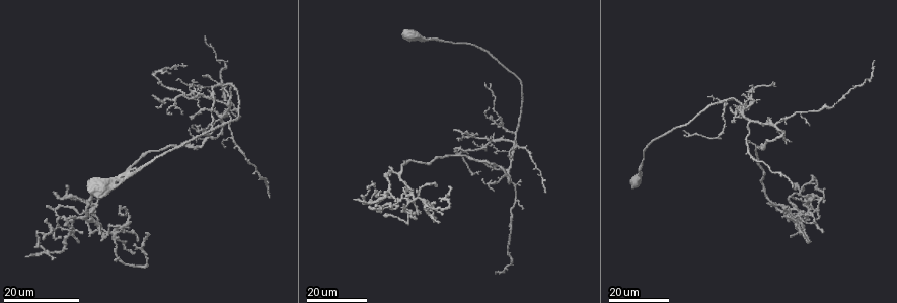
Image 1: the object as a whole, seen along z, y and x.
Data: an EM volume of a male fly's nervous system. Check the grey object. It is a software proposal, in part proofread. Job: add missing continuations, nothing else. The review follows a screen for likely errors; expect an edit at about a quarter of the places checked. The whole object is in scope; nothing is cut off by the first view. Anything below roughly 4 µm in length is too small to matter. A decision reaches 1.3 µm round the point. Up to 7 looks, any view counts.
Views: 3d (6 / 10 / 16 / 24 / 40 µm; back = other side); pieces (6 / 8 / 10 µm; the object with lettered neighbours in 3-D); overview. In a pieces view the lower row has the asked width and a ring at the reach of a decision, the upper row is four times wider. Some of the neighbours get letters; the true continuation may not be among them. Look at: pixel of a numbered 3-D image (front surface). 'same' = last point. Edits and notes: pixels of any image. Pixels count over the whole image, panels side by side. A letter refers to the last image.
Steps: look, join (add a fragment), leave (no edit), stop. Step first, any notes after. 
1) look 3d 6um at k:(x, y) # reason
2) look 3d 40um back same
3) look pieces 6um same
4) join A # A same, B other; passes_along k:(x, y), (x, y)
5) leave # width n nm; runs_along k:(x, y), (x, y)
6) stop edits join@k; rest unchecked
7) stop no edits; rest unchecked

look 3d 16um at 1:(153, 96) # end of a long branch

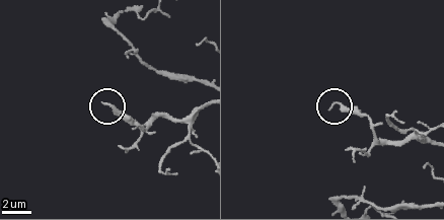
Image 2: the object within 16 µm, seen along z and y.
look pieces 8um at 2:(102, 103)

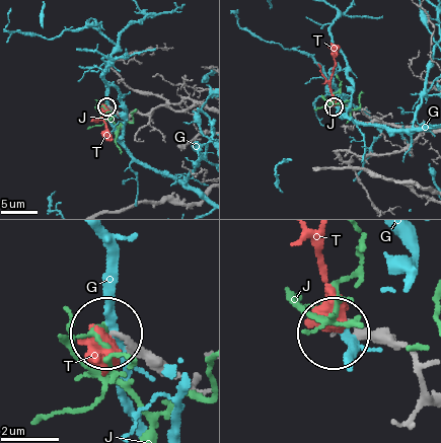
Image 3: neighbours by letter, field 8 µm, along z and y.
leave # G other, J other, T other; none of them fits

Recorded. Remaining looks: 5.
look 3d 24um at 1:(188, 117) # branch stops here

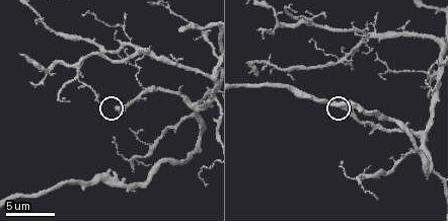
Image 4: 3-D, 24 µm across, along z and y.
look pieces 8um at 4:(116, 106) # what lies round it

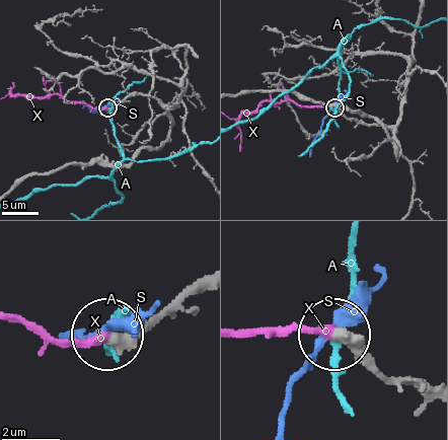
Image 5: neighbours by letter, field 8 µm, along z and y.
join X # A other, S other, X same; passes_along 5:(414, 386), (372, 367), (333, 331), (241, 331); it goes on there

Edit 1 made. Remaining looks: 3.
look overview

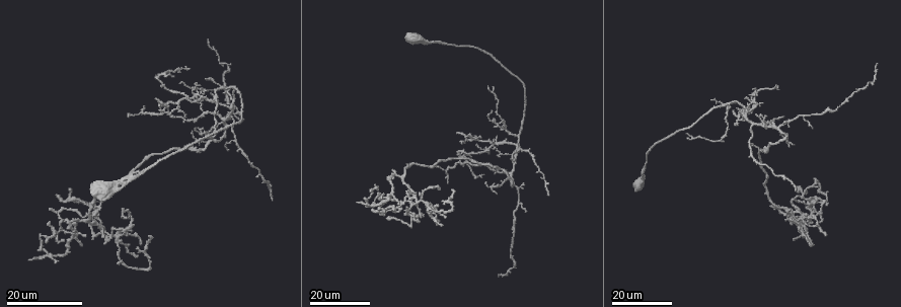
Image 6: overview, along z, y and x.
look 3d 16um at 6:(453, 190) # branch stops here

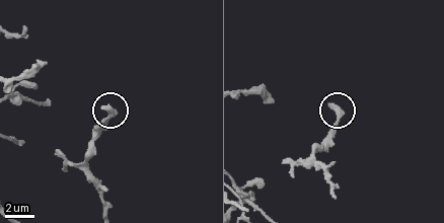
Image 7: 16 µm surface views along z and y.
look pieces 6um at 7:(102, 107)

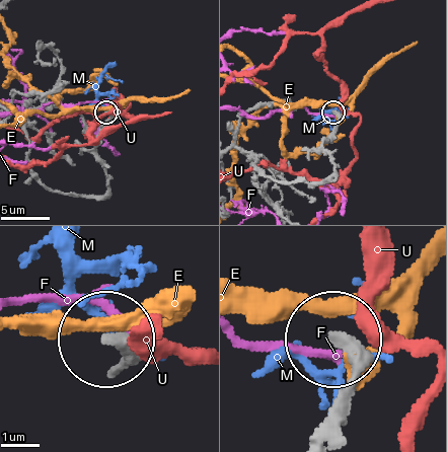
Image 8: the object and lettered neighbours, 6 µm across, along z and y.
leave # width 320 nm; E other, F other, M other, U other; no lettered fragment goes on from it

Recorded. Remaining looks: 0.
stop edits join@5; rest unchecked

